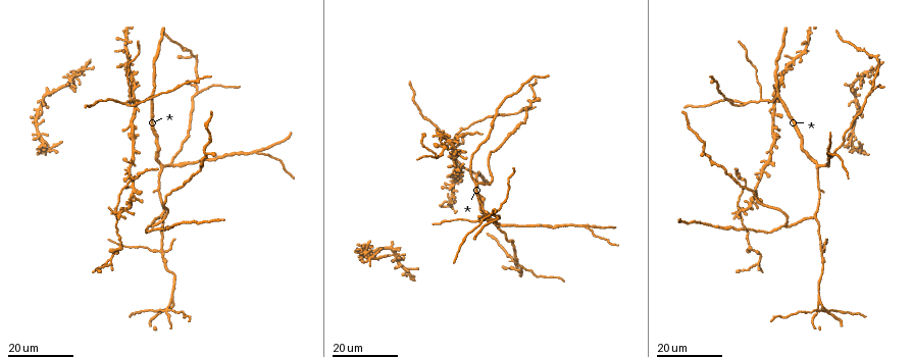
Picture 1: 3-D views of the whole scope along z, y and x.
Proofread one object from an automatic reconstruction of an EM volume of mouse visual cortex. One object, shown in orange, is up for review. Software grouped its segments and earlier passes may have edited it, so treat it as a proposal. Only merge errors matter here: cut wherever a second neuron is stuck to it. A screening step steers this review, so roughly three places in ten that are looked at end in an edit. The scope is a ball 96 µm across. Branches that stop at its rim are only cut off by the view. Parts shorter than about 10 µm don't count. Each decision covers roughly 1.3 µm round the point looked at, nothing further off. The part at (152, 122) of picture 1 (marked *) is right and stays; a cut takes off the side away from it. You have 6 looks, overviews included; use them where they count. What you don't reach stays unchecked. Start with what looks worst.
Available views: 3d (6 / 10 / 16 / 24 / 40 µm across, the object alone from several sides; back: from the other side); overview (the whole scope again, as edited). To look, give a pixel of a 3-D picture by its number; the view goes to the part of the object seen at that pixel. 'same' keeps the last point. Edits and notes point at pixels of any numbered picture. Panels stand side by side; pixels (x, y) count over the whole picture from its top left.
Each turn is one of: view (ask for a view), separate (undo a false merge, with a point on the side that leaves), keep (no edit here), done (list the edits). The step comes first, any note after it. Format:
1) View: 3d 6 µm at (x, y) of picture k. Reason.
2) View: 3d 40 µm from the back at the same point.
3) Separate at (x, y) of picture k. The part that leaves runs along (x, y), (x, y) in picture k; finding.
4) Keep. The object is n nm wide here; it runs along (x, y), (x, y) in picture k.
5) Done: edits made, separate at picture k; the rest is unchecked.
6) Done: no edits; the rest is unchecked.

View: 3d 16 µm at (160, 250) of picture 1. Four arms meet.

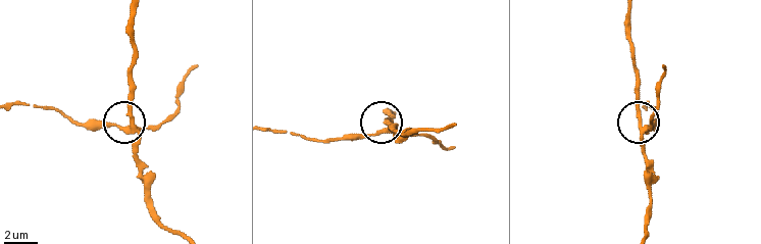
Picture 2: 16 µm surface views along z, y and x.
View: 3d 6 µm at (131, 131) of picture 2. Zoom in.

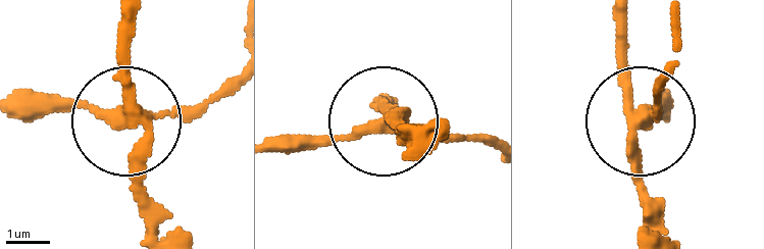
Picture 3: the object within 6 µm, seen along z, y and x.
Separate at (200, 106) of picture 3. 4 arms meet here; the part that leaves runs along (134, 114), (16, 103) in picture 3; a second neuron is stuck on.

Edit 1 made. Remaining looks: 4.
View: overview.

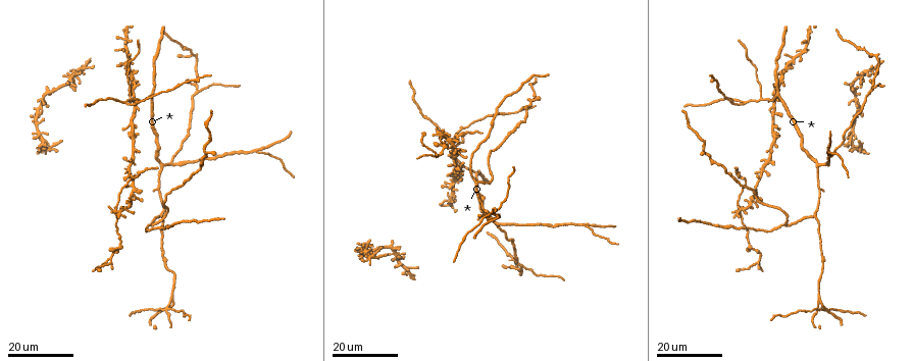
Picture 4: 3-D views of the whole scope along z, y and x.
View: 3d 24 µm at (170, 299) of picture 4. A fork.

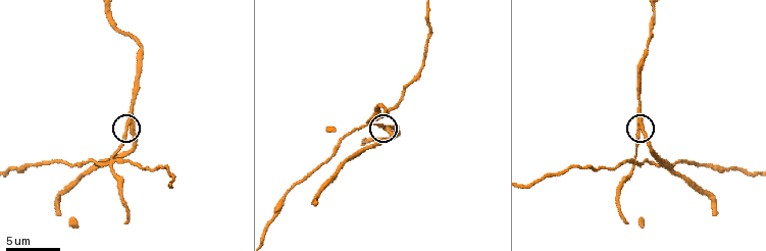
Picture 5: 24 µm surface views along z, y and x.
View: 3d 6 µm at (388, 130) of picture 5.

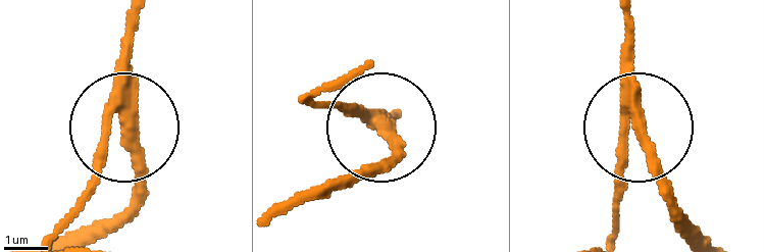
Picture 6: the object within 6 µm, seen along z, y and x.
Keep. 3 arms meet here; it runs along (629, 20), (629, 108), (680, 214) in picture 6; one neuron here.

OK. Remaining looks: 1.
Done: edits made, separate at picture 3; the rest is unchecked.

